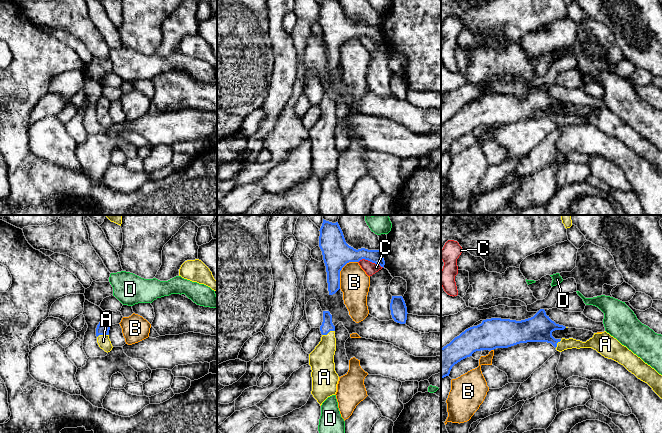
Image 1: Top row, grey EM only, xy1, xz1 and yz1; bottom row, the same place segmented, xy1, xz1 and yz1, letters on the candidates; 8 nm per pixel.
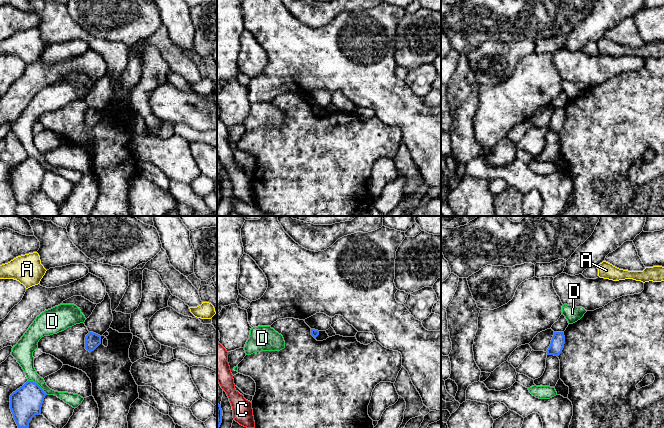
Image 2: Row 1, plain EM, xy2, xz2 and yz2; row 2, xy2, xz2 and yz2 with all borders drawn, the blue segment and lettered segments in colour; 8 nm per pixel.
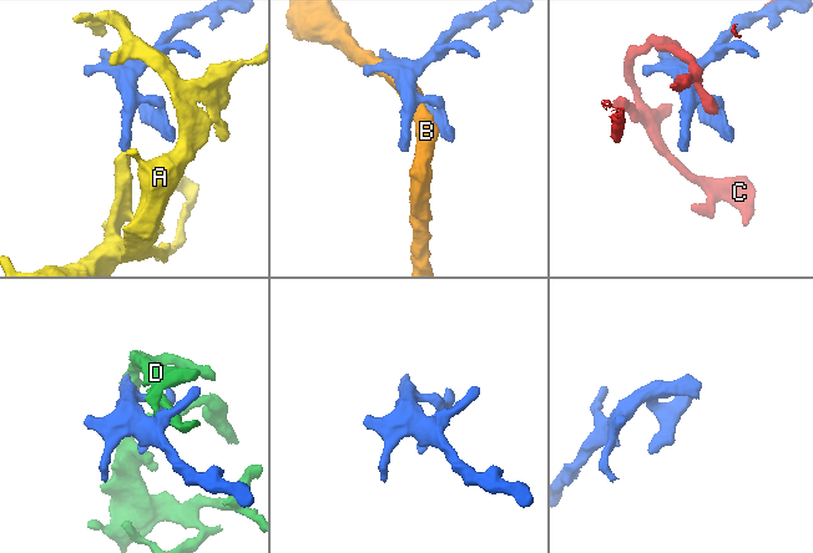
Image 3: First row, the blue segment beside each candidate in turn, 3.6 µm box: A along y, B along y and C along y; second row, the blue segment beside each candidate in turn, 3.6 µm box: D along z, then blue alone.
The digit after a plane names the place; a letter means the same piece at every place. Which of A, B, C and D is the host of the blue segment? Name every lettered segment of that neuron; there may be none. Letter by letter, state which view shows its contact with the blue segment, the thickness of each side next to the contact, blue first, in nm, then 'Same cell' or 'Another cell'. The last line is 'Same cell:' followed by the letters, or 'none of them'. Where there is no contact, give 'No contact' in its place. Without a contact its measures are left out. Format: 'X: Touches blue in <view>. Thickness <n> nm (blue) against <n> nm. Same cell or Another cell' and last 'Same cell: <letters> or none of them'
A: Touches blue in xz1. Thickness 90 nm (blue) against 200 nm. Same cell
B: Touches blue in xz1. Thickness 220 nm (blue) against 240 nm. Another cell
C: Touches blue in xz1. Thickness 180 nm (blue) against 100 nm. Another cell
D: Touches blue in xy2. Thickness 260 nm (blue) against 130 nm. Another cell
Same cell: A

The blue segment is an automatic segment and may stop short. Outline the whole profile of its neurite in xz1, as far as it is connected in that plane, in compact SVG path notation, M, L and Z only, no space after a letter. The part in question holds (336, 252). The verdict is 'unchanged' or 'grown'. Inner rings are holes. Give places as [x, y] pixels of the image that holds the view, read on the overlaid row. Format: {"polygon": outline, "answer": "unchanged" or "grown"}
{"polygon": "M323 219L319 231L319 247L326 266L329 295L335 294L340 289L340 271L349 262L365 259L384 268L385 261L381 249L356 250L349 246L338 222L332 223Z", "answer": "unchanged"}

